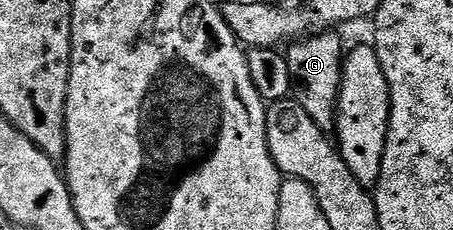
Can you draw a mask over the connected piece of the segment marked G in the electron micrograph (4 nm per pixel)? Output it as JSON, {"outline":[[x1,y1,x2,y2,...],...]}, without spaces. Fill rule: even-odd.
{"outline":[[322,32,309,38,298,39,286,47,285,57,291,81,290,97,317,124,317,128,331,132,335,129,335,115,338,113,339,84,343,75,345,45,338,33]]}

